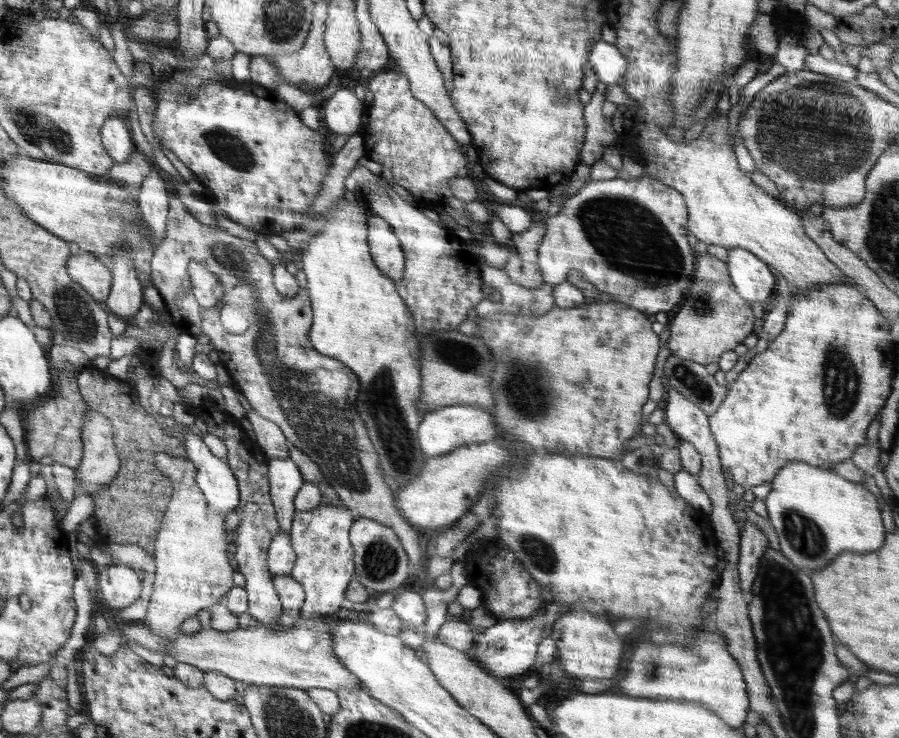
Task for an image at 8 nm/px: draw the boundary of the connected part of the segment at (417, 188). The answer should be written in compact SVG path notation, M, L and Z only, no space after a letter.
M402 73L374 74L367 87L374 94L357 135L364 140L366 155L390 169L396 187L423 207L438 208L451 197L450 180L465 178L468 158L423 102L414 98L410 82Z

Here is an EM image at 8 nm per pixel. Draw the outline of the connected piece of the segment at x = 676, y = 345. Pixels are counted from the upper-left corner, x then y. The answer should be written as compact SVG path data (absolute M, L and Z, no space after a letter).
M699 254L695 259L692 282L682 299L682 307L664 336L671 356L693 360L703 365L718 363L720 356L743 344L746 336L754 333L755 317L751 302L744 300L732 284L727 264L710 254Z

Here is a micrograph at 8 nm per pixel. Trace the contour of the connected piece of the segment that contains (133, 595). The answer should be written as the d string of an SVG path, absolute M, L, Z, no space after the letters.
M110 565L98 570L99 595L111 609L126 609L138 601L142 591L142 575L128 565Z

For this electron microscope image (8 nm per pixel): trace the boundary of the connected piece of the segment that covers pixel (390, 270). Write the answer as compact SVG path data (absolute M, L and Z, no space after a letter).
M379 216L367 218L368 247L374 264L395 283L402 280L405 255L392 227Z

